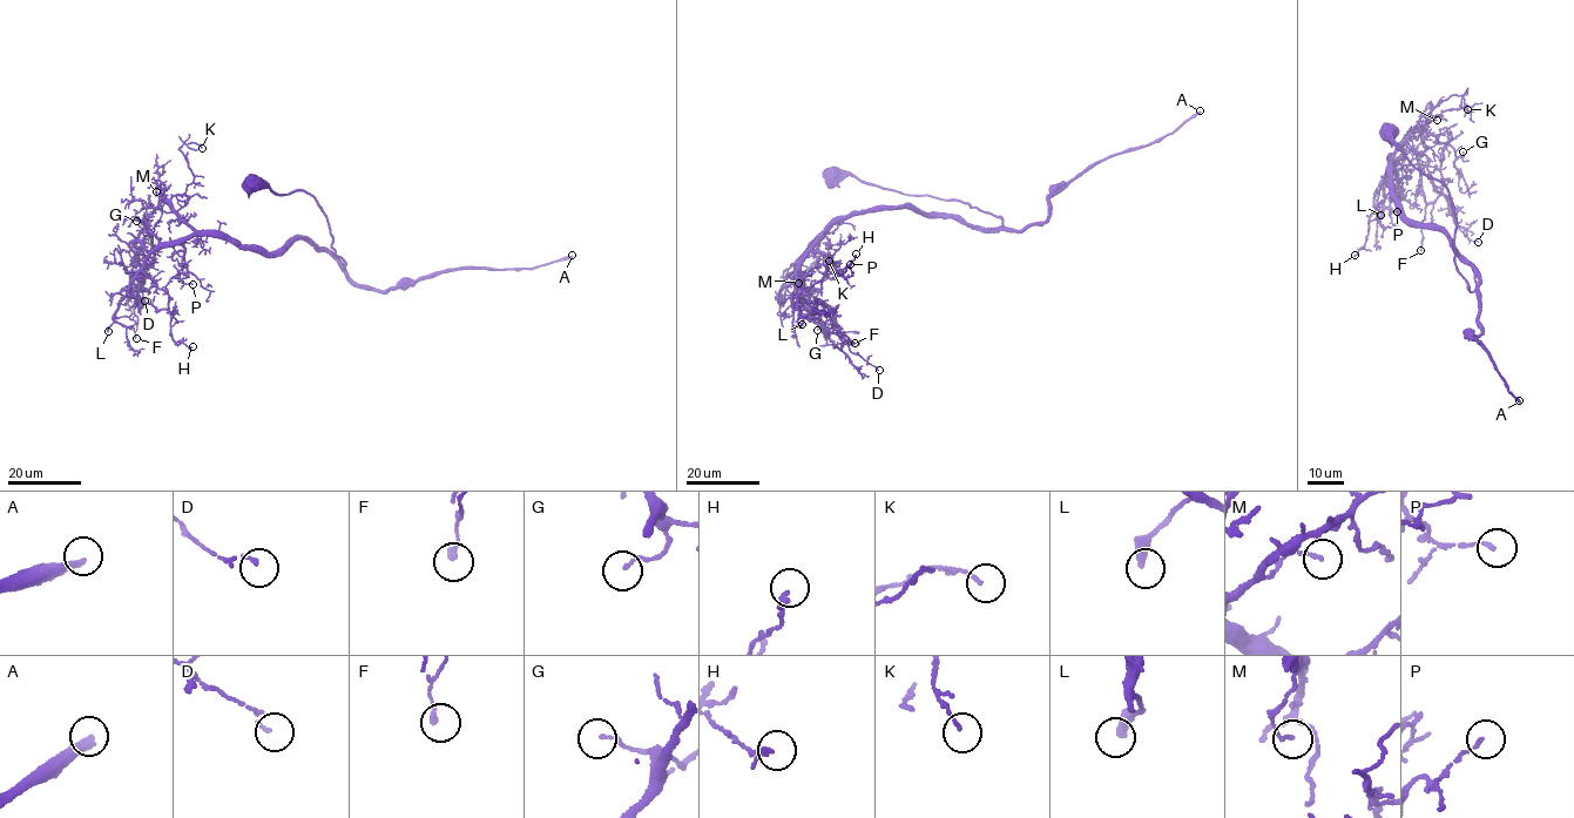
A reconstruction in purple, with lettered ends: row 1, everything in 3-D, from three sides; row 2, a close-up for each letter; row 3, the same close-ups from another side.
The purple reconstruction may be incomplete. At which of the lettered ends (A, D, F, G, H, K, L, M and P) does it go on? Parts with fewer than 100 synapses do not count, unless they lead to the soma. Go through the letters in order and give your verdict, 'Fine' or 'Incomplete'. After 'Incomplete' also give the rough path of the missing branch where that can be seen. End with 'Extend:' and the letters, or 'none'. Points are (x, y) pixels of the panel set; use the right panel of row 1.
A: Incomplete
D: Fine
F: Fine
G: Fine
H: Fine
K: Fine
L: Fine
M: Fine
P: Fine
Extend: A

